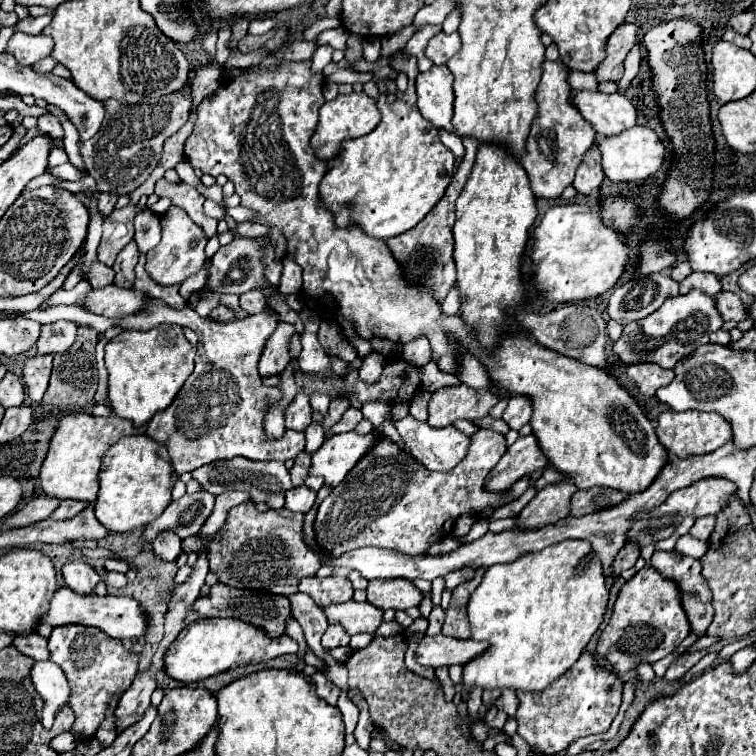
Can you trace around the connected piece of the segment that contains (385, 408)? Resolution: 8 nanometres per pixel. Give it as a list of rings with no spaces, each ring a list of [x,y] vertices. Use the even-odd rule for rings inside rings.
[[[370,401],[361,407],[361,412],[364,419],[370,421],[374,428],[379,428],[381,425],[381,412],[392,412],[390,403],[382,401]]]

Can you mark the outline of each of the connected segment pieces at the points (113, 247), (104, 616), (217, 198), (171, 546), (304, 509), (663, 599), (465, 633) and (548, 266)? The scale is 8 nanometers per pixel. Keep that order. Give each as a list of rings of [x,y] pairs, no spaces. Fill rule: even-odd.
[[[140,193],[130,195],[130,203],[124,209],[114,209],[108,219],[104,219],[104,231],[102,241],[98,245],[98,259],[112,267],[116,261],[116,255],[122,251],[126,243],[134,239],[134,215],[136,215],[136,203],[140,201]]]
[[[62,587],[62,589],[56,591],[48,613],[42,617],[42,623],[48,623],[52,627],[60,627],[60,625],[68,625],[68,623],[98,627],[108,637],[114,637],[114,639],[136,639],[136,637],[142,637],[148,629],[148,617],[144,613],[142,605],[136,599],[114,597],[114,595],[98,597],[94,593],[80,595],[80,593],[74,593],[72,589],[68,589],[68,587]]]
[[[200,184],[197,187],[197,190],[200,194],[202,194],[205,198],[211,199],[218,203],[221,207],[223,207],[226,210],[226,207],[224,207],[224,204],[222,203],[223,199],[223,193],[222,193],[222,187],[214,184],[210,187],[206,187],[203,184]]]
[[[166,531],[166,533],[162,533],[162,535],[152,543],[154,555],[156,555],[158,559],[162,559],[162,561],[174,561],[174,559],[182,553],[180,543],[182,543],[182,539],[180,539],[176,533]]]
[[[300,485],[300,487],[294,487],[286,493],[284,507],[290,511],[296,511],[296,513],[308,513],[314,507],[314,501],[316,501],[316,491],[312,491],[306,485]]]
[[[654,567],[640,569],[630,581],[624,583],[610,623],[600,635],[598,655],[610,661],[616,673],[636,669],[640,663],[656,663],[658,659],[672,653],[682,639],[690,633],[688,617],[678,601],[678,585],[666,581]]]
[[[476,569],[474,579],[458,585],[456,591],[452,593],[452,601],[450,601],[450,607],[446,611],[446,621],[442,627],[444,635],[456,637],[456,639],[470,639],[470,625],[468,625],[470,621],[466,617],[466,605],[468,605],[470,593],[480,585],[484,571],[486,569]]]
[[[566,203],[554,205],[546,211],[538,227],[534,229],[532,237],[532,285],[536,291],[550,303],[568,303],[568,301],[582,301],[590,297],[598,297],[620,279],[626,263],[628,263],[628,247],[622,243],[616,231],[608,229],[600,215],[586,205]]]

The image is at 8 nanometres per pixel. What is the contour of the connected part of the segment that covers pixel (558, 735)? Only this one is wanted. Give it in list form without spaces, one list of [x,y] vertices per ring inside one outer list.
[[[584,651],[566,675],[558,677],[550,689],[544,689],[542,693],[516,693],[520,699],[516,711],[518,733],[530,747],[544,751],[544,755],[556,755],[580,737],[606,733],[622,703],[622,685],[624,683],[616,673],[600,667],[594,655]]]

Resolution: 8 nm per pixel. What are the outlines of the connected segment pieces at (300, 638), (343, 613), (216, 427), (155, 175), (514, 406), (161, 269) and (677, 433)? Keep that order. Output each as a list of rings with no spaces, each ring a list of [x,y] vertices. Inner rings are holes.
[[[296,619],[288,621],[288,627],[286,627],[286,633],[288,633],[288,635],[290,635],[292,639],[294,639],[294,641],[298,641],[299,649],[297,655],[300,659],[303,659],[307,643],[304,638],[304,633],[302,633],[302,627],[300,627],[300,623],[298,623]]]
[[[346,601],[340,605],[328,605],[324,607],[324,615],[328,623],[342,625],[348,635],[374,633],[382,623],[382,611],[370,605],[368,601],[362,601],[362,603]]]
[[[148,297],[146,309],[138,313],[138,317],[107,318],[76,305],[35,309],[25,312],[24,317],[41,325],[60,319],[68,320],[78,326],[92,327],[98,333],[104,333],[111,327],[152,329],[154,325],[161,323],[176,324],[190,327],[200,337],[194,373],[186,379],[174,403],[166,411],[156,413],[146,427],[146,437],[166,445],[178,475],[192,473],[200,465],[230,461],[234,457],[246,457],[250,461],[288,461],[304,449],[304,433],[288,429],[278,441],[274,441],[268,439],[264,431],[266,405],[274,405],[274,401],[282,397],[276,387],[262,385],[262,379],[258,375],[258,359],[262,355],[262,349],[280,323],[280,315],[274,309],[258,315],[248,315],[240,321],[218,323],[210,317],[200,317],[190,307],[172,309],[166,301]]]
[[[196,113],[190,115],[190,119],[186,121],[186,125],[184,125],[178,133],[174,133],[170,139],[166,139],[164,151],[162,151],[162,157],[160,157],[160,163],[158,163],[156,169],[150,173],[150,177],[144,181],[144,185],[142,185],[142,195],[152,193],[152,191],[154,191],[154,183],[156,183],[158,179],[162,179],[168,169],[174,169],[174,165],[184,157],[184,153],[182,153],[184,141],[186,141],[188,135],[192,133],[194,119],[196,119]]]
[[[510,397],[510,403],[502,415],[502,419],[508,423],[510,429],[520,429],[526,425],[532,417],[532,403],[528,397]]]
[[[174,205],[164,215],[160,215],[160,227],[162,227],[162,241],[152,251],[146,253],[146,271],[160,285],[180,285],[184,279],[200,271],[202,263],[206,261],[204,247],[210,237],[202,233],[202,229],[188,217],[188,213],[182,207]],[[192,239],[198,239],[196,247],[190,247]]]
[[[666,411],[666,413],[662,413],[658,417],[656,435],[658,435],[660,443],[666,447],[666,451],[670,455],[686,459],[690,455],[704,455],[704,453],[716,451],[718,447],[722,447],[726,441],[732,439],[732,429],[730,429],[730,423],[718,413],[700,413],[700,411],[676,413],[676,411]]]

